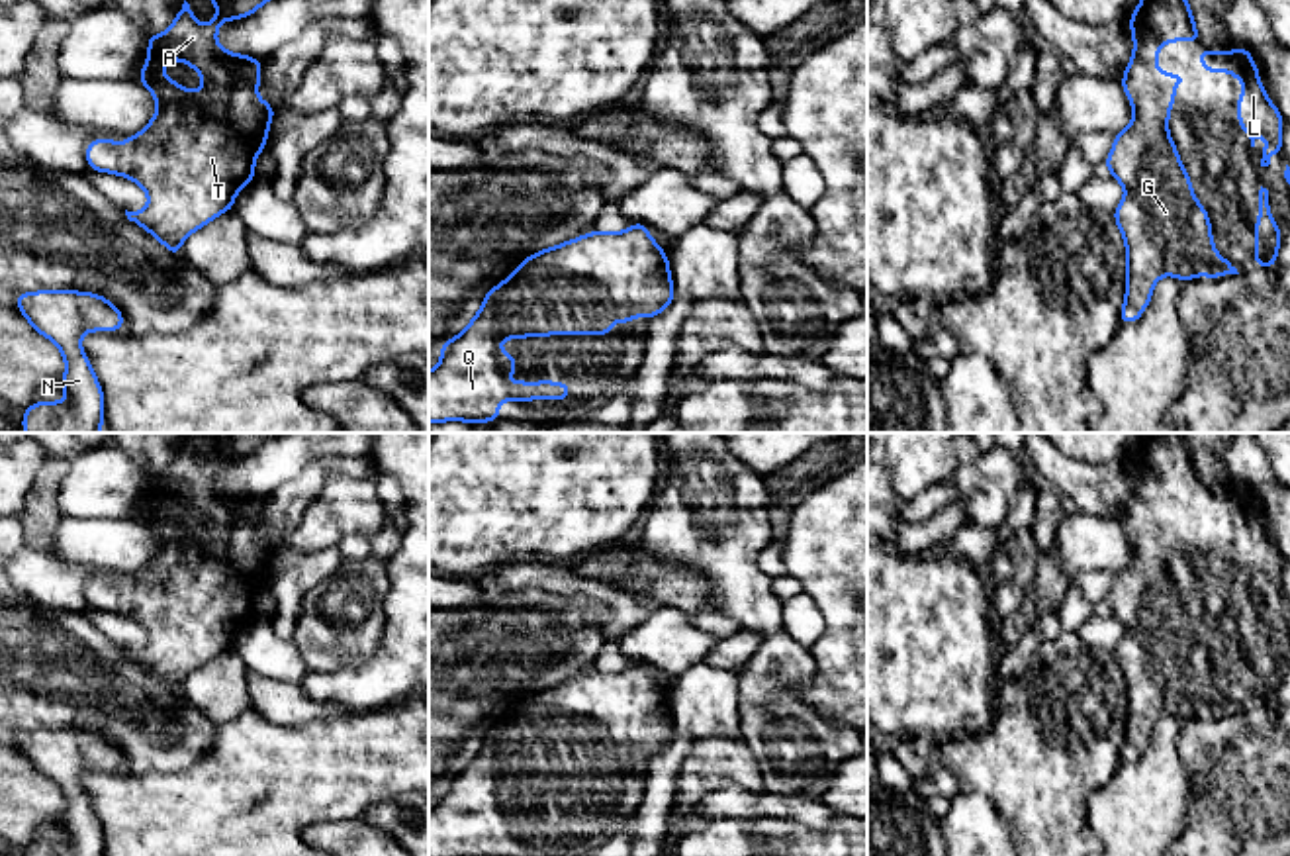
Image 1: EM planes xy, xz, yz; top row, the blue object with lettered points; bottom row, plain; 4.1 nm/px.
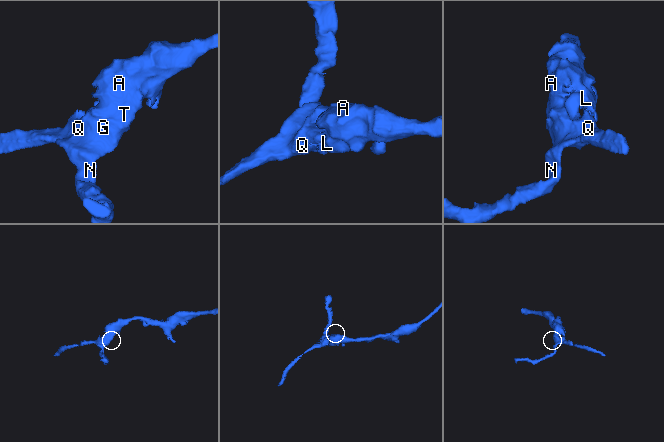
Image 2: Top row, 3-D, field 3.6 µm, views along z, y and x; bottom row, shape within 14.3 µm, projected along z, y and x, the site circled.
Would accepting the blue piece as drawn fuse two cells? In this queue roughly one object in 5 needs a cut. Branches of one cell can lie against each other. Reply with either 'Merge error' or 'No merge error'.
No merge error

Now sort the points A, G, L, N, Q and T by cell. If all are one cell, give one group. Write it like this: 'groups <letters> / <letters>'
groups A G L N Q T

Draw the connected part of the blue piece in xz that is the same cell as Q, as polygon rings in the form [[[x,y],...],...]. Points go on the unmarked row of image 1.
[[[632,662],[619,672],[591,670],[534,691],[485,733],[480,750],[460,774],[440,784],[440,801],[429,811],[429,856],[499,856],[499,842],[505,838],[568,838],[570,825],[566,821],[503,821],[503,813],[515,813],[519,807],[515,795],[499,787],[499,780],[544,774],[607,774],[613,772],[615,758],[630,764],[636,754],[644,754],[650,760],[669,744],[673,735],[668,693],[650,676],[644,662]]]

